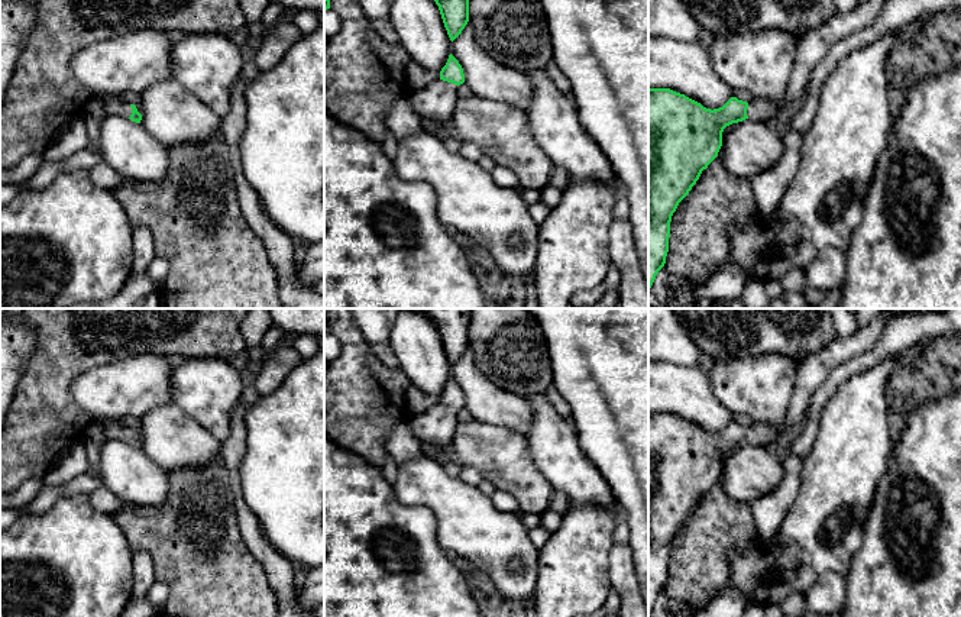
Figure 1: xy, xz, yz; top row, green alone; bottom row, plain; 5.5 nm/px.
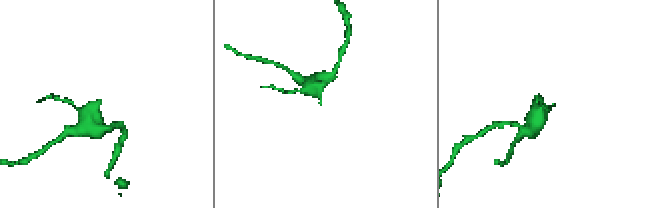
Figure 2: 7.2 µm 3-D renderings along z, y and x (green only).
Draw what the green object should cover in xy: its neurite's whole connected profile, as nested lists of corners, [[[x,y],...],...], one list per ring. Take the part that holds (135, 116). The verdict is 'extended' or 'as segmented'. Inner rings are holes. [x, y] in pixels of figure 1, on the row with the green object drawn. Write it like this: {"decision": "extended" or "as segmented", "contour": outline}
{"decision": "extended", "contour": [[[98,96],[104,103],[106,116],[114,114],[130,119],[132,122],[140,123],[142,114],[137,112],[135,104],[130,104],[116,96]]]}

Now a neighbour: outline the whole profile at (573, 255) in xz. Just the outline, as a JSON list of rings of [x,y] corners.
[[[615,175],[605,182],[573,178],[562,190],[562,198],[538,230],[538,255],[531,280],[540,308],[573,308],[570,300],[575,293],[592,290],[605,281],[611,266],[609,227],[614,203],[622,194],[622,185]]]

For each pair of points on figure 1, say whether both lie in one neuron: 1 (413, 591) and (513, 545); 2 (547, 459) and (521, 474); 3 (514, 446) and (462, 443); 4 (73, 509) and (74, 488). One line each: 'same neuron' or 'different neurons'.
1: different neurons
2: different neurons
3: same neuron
4: different neurons

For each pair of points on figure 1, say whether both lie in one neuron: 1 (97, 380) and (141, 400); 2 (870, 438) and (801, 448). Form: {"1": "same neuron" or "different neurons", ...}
{"1": "same neuron", "2": "different neurons"}

